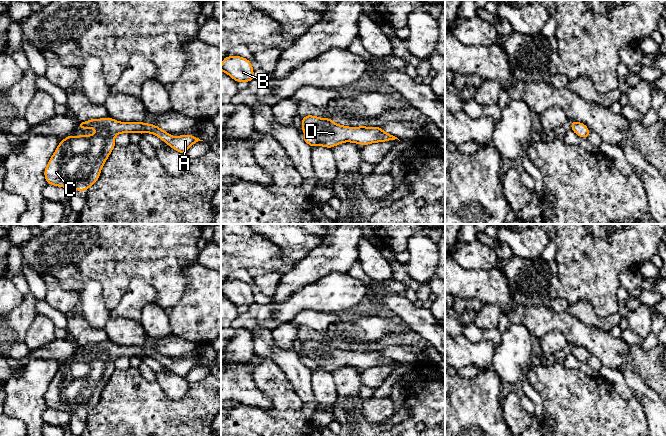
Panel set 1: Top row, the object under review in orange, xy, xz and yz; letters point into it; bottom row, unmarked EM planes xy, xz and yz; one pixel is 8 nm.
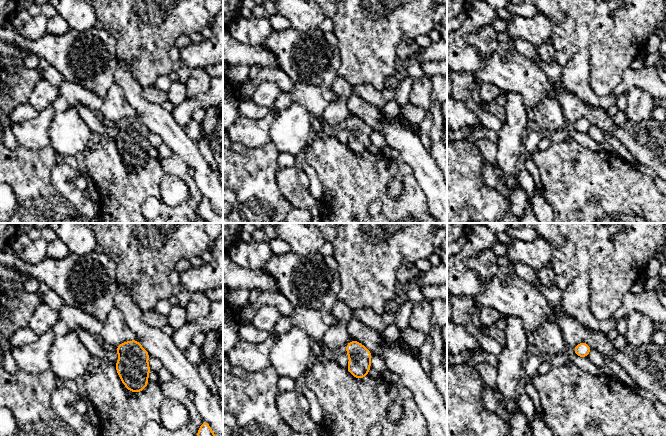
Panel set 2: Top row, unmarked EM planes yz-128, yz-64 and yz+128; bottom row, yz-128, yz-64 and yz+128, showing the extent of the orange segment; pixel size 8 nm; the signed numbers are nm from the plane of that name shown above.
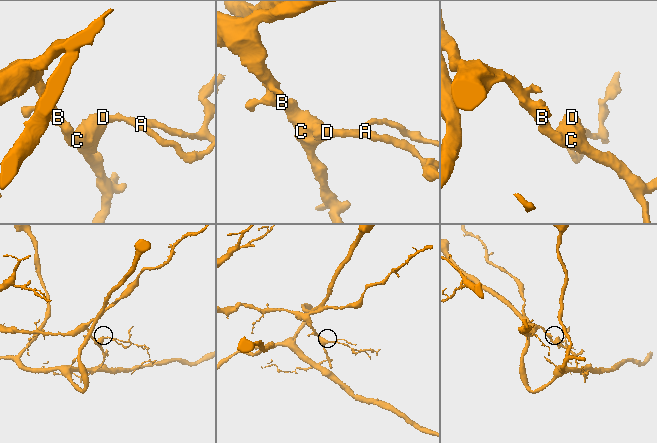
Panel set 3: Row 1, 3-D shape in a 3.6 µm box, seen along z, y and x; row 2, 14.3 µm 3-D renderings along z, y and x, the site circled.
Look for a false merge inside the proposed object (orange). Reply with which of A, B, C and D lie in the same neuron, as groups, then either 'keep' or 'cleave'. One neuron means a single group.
A B C D; keep

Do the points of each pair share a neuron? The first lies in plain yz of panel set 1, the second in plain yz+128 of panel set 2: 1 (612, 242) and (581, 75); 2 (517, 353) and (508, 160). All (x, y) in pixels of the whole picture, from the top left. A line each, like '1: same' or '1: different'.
1: different
2: same

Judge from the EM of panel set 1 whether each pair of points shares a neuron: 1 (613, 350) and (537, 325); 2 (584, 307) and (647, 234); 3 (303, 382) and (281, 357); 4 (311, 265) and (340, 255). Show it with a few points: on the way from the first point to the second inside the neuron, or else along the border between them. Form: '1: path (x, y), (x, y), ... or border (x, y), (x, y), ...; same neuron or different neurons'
1: path (594, 340), (577, 333), (567, 324), (556, 324); same neuron
2: border (569, 303), (585, 300), (600, 317), (608, 315); different neurons
3: path (297, 376), (296, 372), (287, 363); same neuron
4: path (318, 263), (333, 259); same neuron

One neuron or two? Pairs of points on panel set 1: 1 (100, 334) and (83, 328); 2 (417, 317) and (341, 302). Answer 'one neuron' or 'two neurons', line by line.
1: one neuron
2: two neurons

